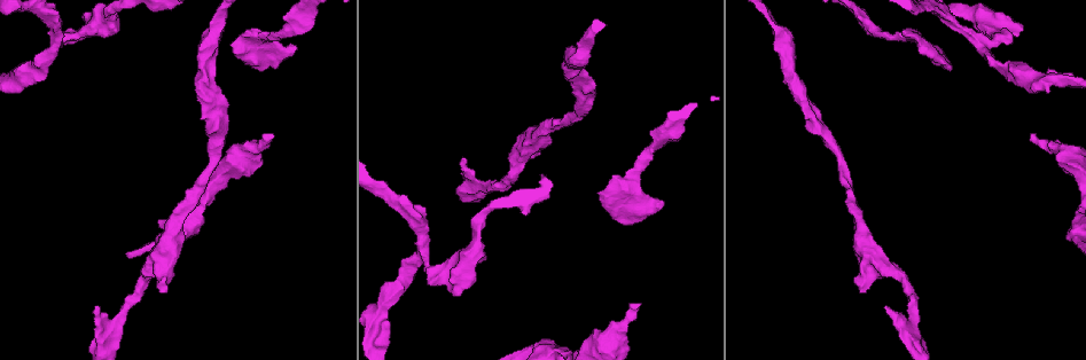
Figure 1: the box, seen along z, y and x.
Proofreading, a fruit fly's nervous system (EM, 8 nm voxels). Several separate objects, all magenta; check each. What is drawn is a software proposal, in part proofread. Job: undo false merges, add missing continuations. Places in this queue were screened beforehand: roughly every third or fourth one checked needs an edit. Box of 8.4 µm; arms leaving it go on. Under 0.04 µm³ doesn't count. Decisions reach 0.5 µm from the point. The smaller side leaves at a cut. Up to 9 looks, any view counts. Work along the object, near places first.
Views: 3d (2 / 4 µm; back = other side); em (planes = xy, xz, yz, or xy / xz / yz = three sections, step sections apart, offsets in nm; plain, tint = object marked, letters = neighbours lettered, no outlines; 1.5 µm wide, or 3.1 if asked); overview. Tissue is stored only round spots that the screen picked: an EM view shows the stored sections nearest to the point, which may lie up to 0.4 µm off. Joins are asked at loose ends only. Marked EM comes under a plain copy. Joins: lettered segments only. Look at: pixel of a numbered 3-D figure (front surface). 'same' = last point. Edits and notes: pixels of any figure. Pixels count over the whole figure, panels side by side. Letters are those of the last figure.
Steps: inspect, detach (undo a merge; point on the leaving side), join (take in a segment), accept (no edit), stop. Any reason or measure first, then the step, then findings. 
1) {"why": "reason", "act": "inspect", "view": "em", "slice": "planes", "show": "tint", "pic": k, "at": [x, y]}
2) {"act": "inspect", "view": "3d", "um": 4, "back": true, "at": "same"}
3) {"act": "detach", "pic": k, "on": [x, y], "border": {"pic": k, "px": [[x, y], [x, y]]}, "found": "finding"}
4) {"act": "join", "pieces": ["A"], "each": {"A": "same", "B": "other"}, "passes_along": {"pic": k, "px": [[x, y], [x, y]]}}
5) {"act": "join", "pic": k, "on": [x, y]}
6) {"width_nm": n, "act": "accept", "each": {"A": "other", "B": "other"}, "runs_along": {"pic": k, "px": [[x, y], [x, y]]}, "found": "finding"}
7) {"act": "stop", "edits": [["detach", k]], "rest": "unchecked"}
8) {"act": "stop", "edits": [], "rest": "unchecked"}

{"why": "an open end", "act": "inspect", "view": "3d", "um": 2, "pic": 1, "at": [466, 160]}

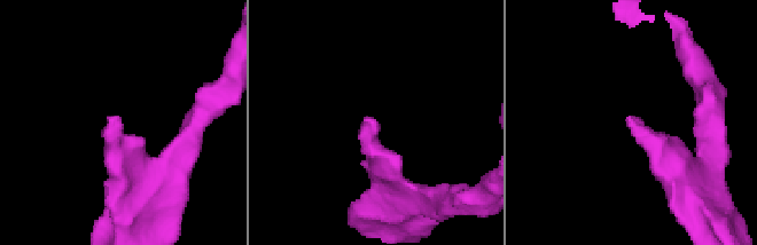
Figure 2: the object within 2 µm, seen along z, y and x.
{"act": "inspect", "view": "em", "slice": "planes", "show": "letters", "pic": 2, "at": [118, 119]}

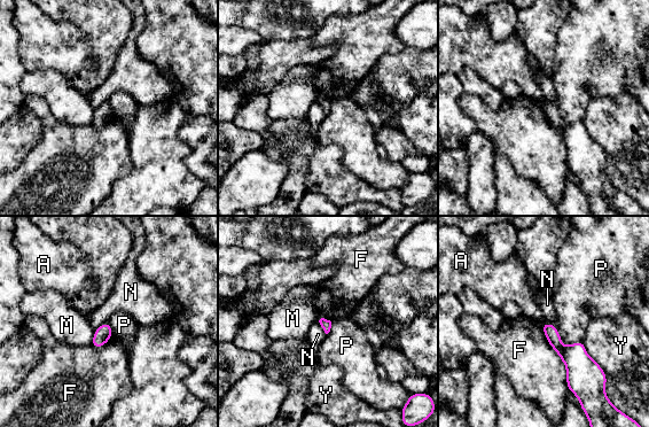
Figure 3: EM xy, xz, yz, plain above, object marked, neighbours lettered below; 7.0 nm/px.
{"act": "accept", "each": {"A": "other", "F": "other", "M": "other", "N": "other", "P": "other", "Y": "other"}, "border": {"pic": 3, "px": [[541, 321], [564, 346], [581, 341]]}, "found": "none of them fits"}

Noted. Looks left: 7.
{"why": "free end", "act": "inspect", "view": "em", "slice": "planes", "show": "letters", "pic": 1, "at": [1032, 134]}

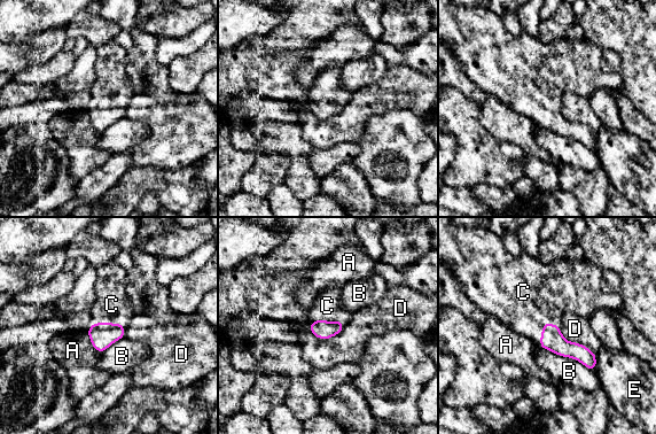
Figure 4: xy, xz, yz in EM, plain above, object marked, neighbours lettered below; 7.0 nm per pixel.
{"act": "join", "pieces": ["C"], "each": {"A": "other", "B": "other", "C": "same", "D": "other", "E": "other"}, "passes_along": {"pic": 4, "px": [[551, 339], [543, 326], [523, 296]]}, "found": "the neuron continues"}

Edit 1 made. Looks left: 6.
{"why": "see it whole again", "act": "inspect", "view": "overview"}

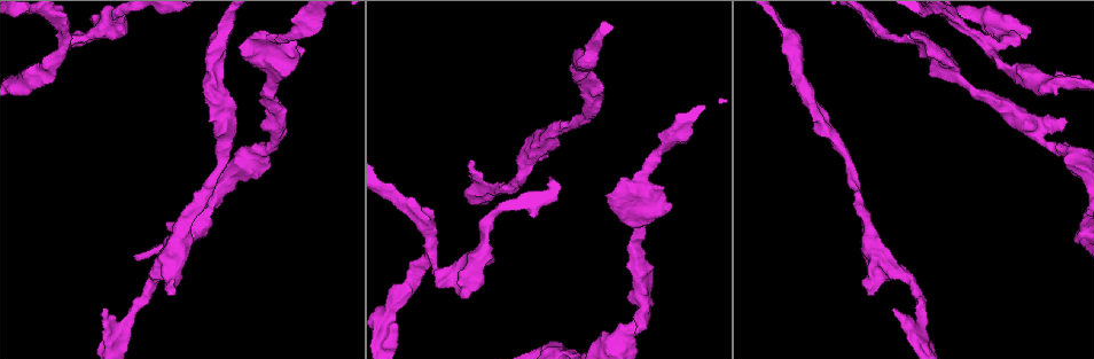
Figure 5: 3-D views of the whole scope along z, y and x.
{"why": "branch stops here", "act": "inspect", "view": "em", "slice": "xy", "step": 8, "show": "tint", "pic": 5, "at": [1031, 32]}

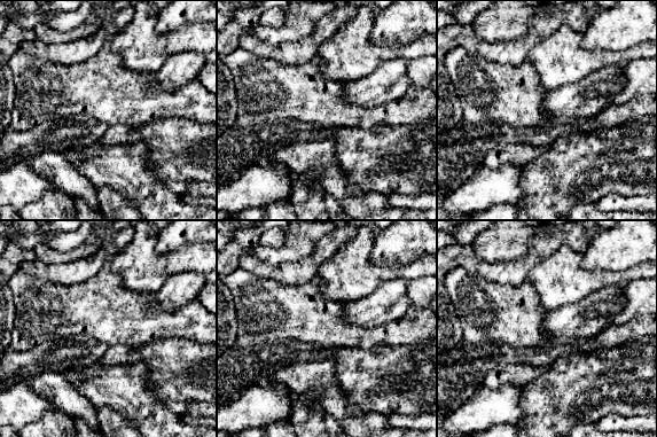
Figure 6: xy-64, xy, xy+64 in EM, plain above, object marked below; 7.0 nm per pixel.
{"why": "cut it another way", "act": "inspect", "view": "em", "slice": "xz", "step": 4, "show": "letters", "at": "same"}

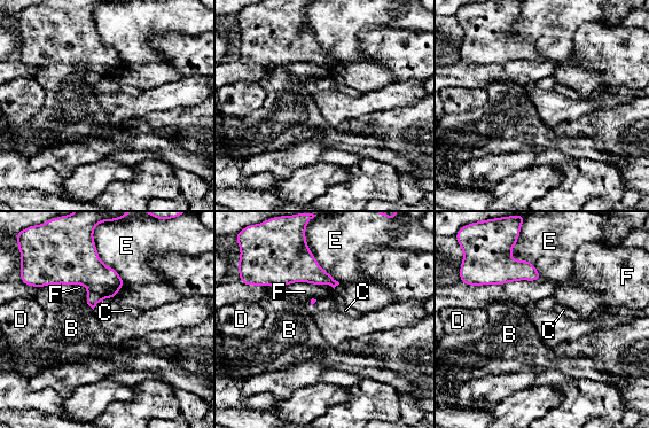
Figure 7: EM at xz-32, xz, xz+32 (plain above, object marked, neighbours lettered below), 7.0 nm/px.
{"act": "accept", "each": {"B": "other", "C": "other", "D": "other", "E": "other", "F": "other"}, "border": {"pic": 7, "px": [[75, 283], [49, 283], [38, 287]]}, "found": "none of them fits"}

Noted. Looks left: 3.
{"act": "stop", "edits": [["join", 4]], "rest": "unchecked"}

